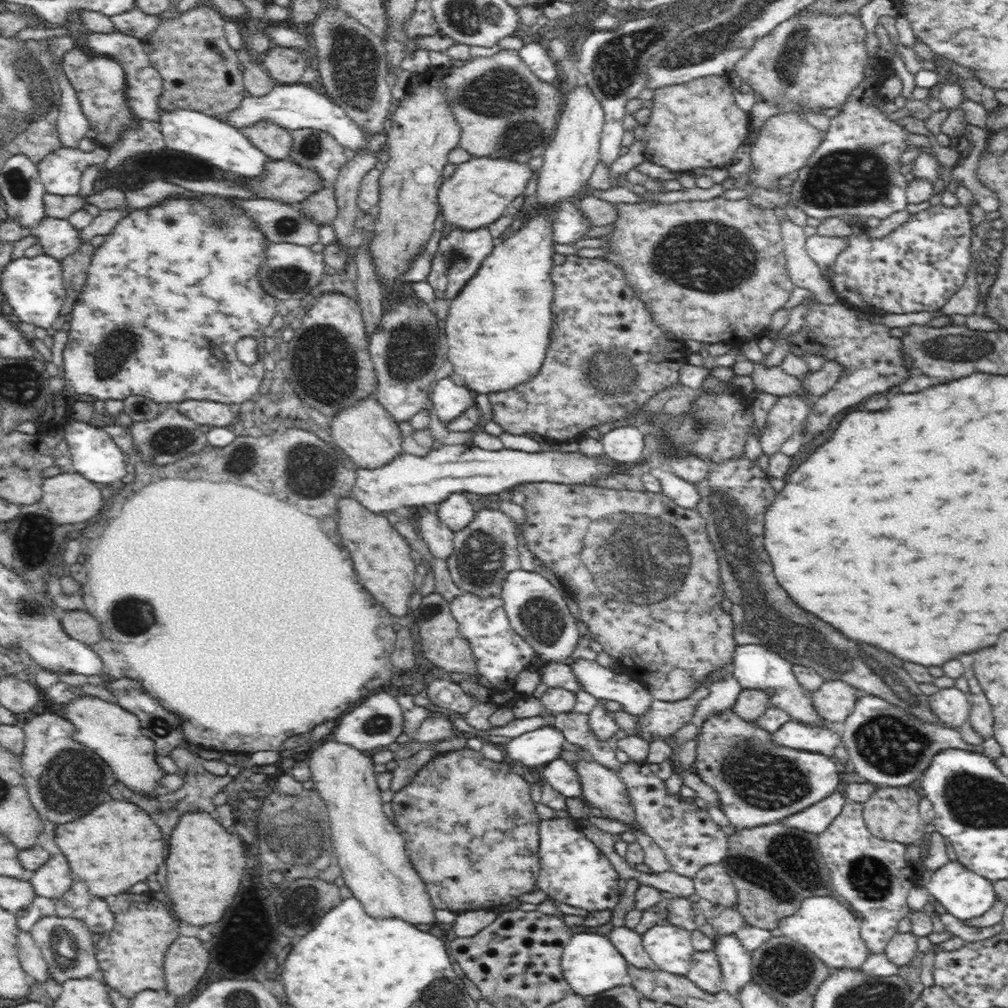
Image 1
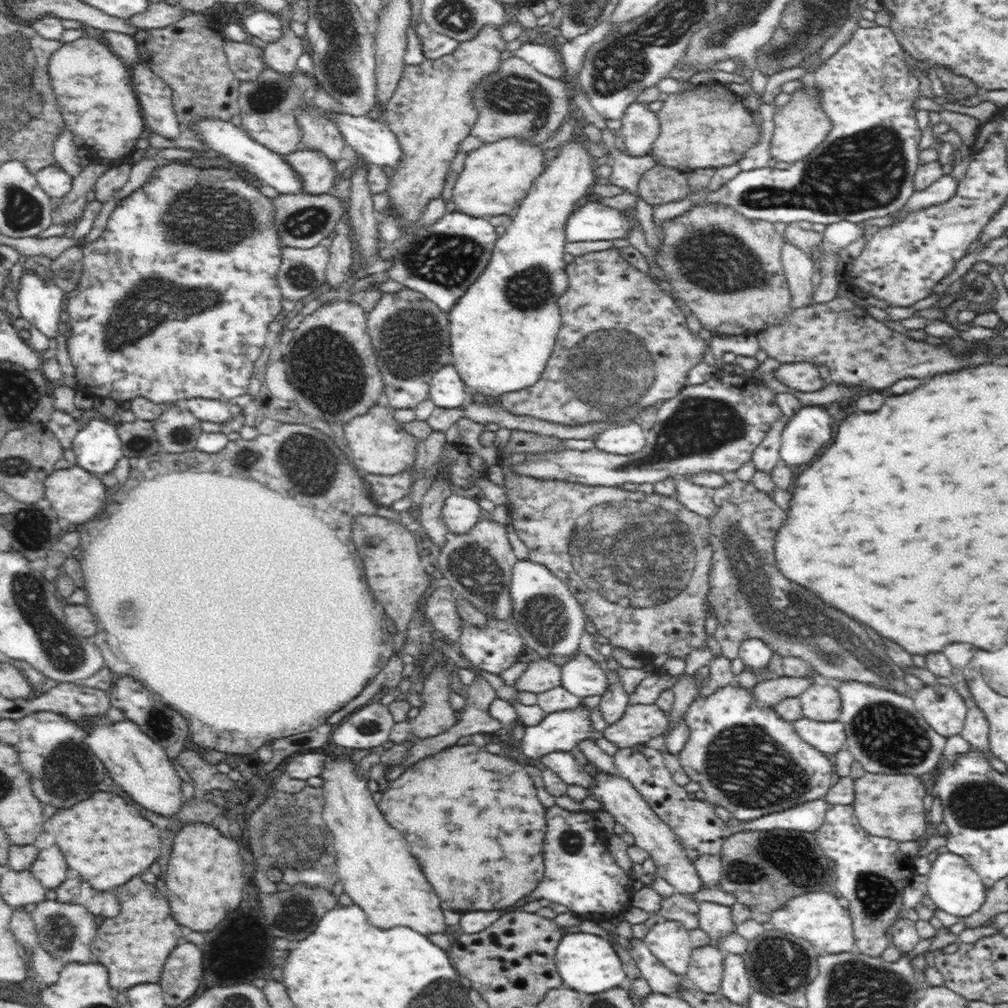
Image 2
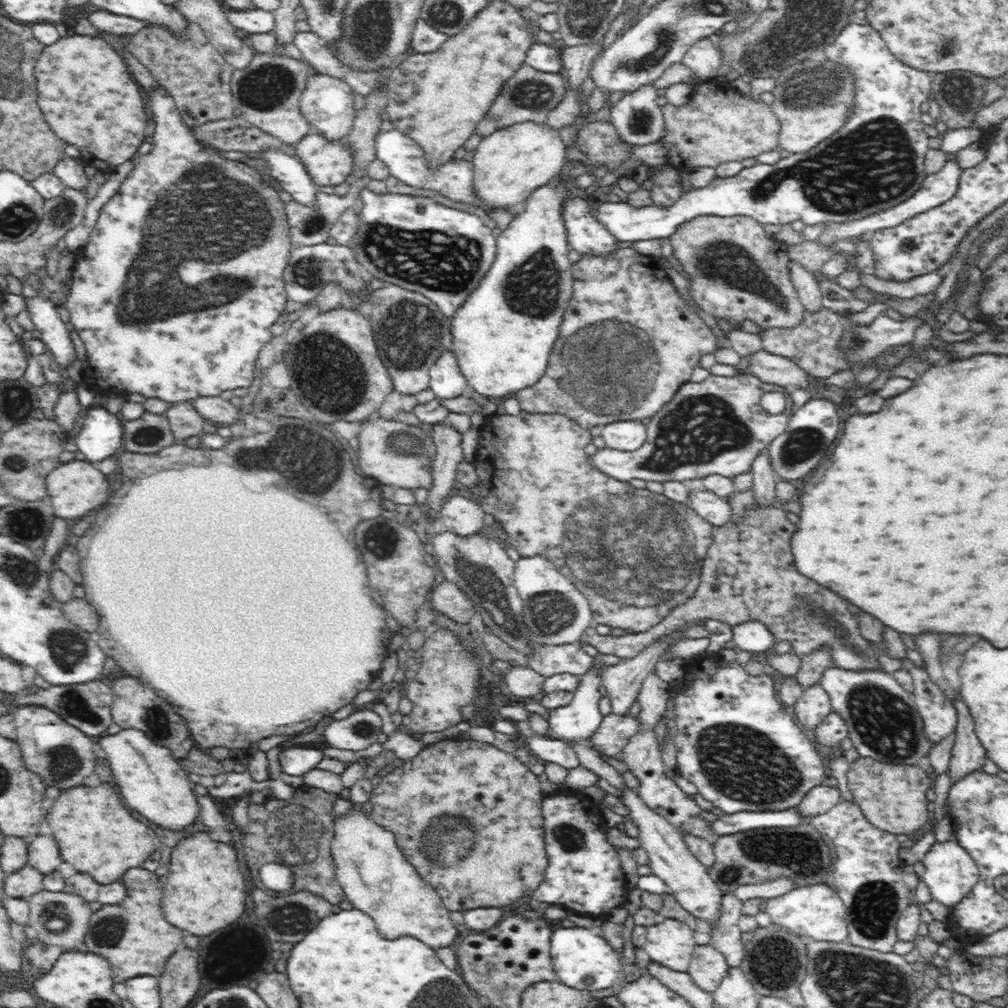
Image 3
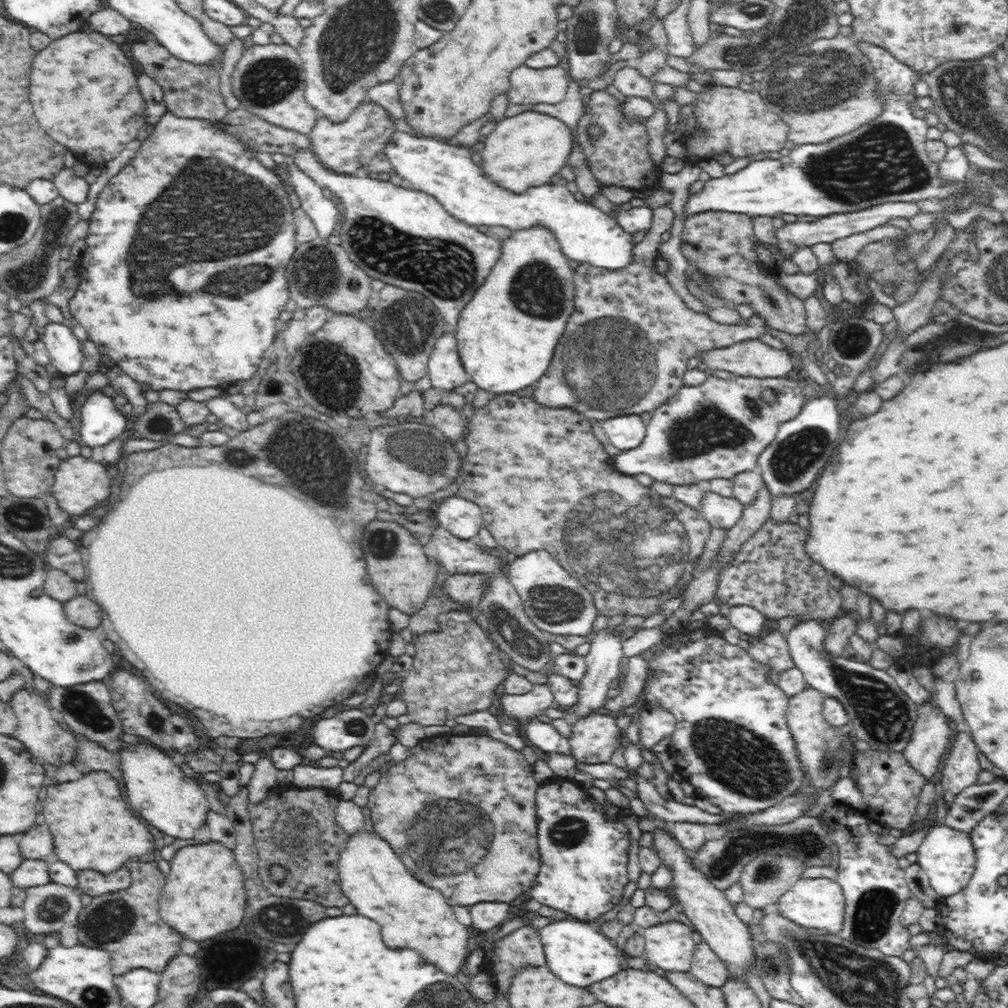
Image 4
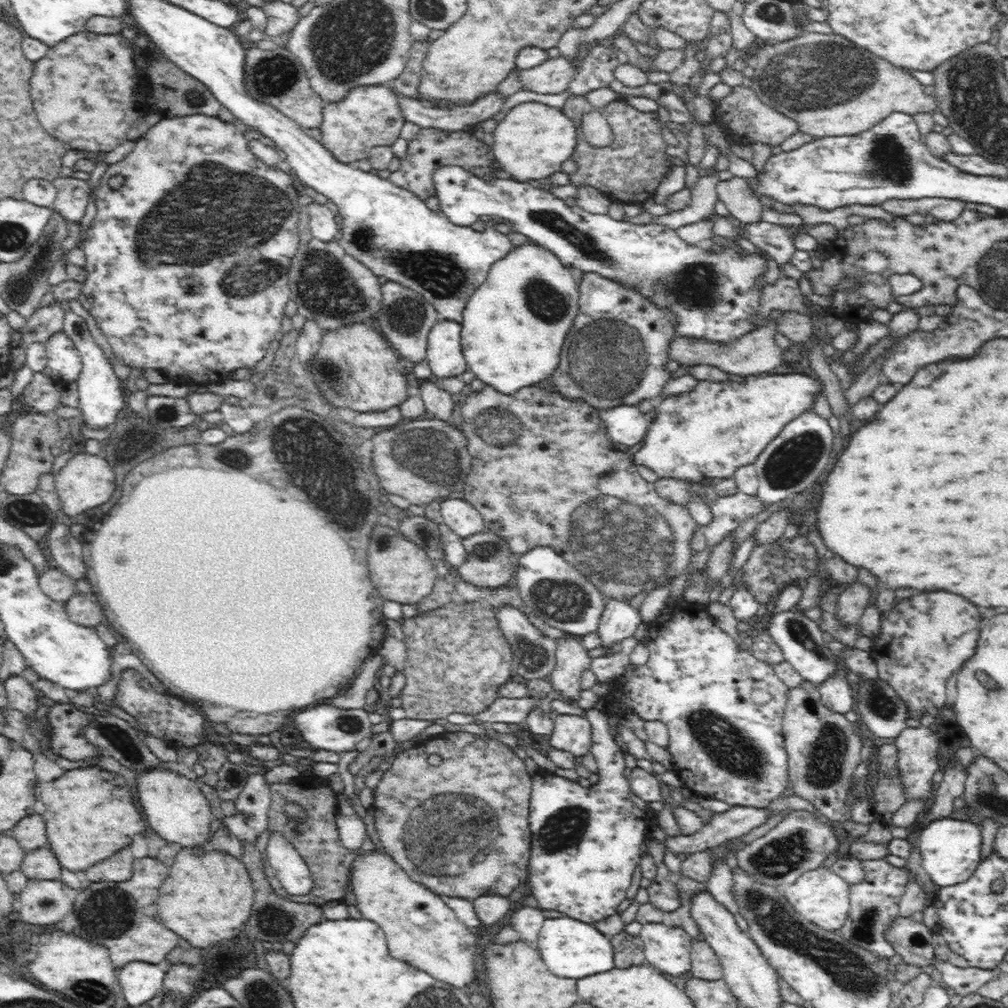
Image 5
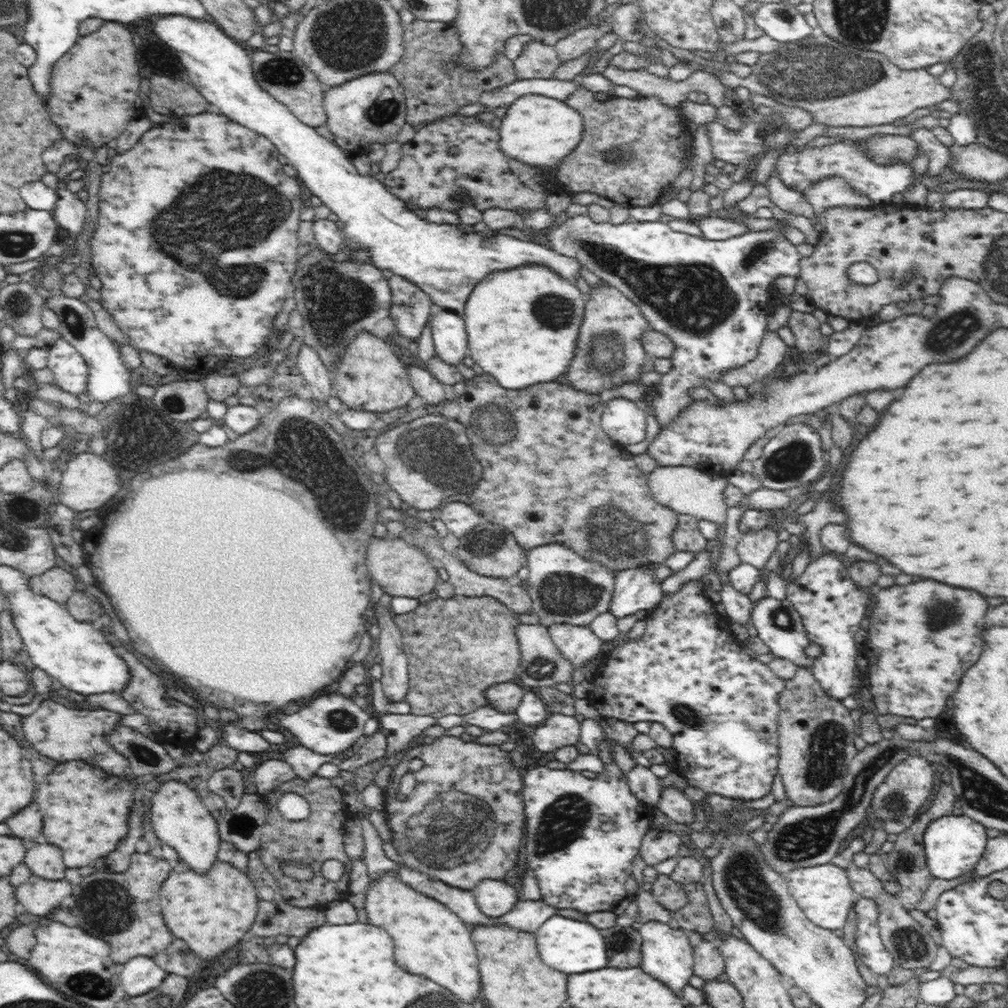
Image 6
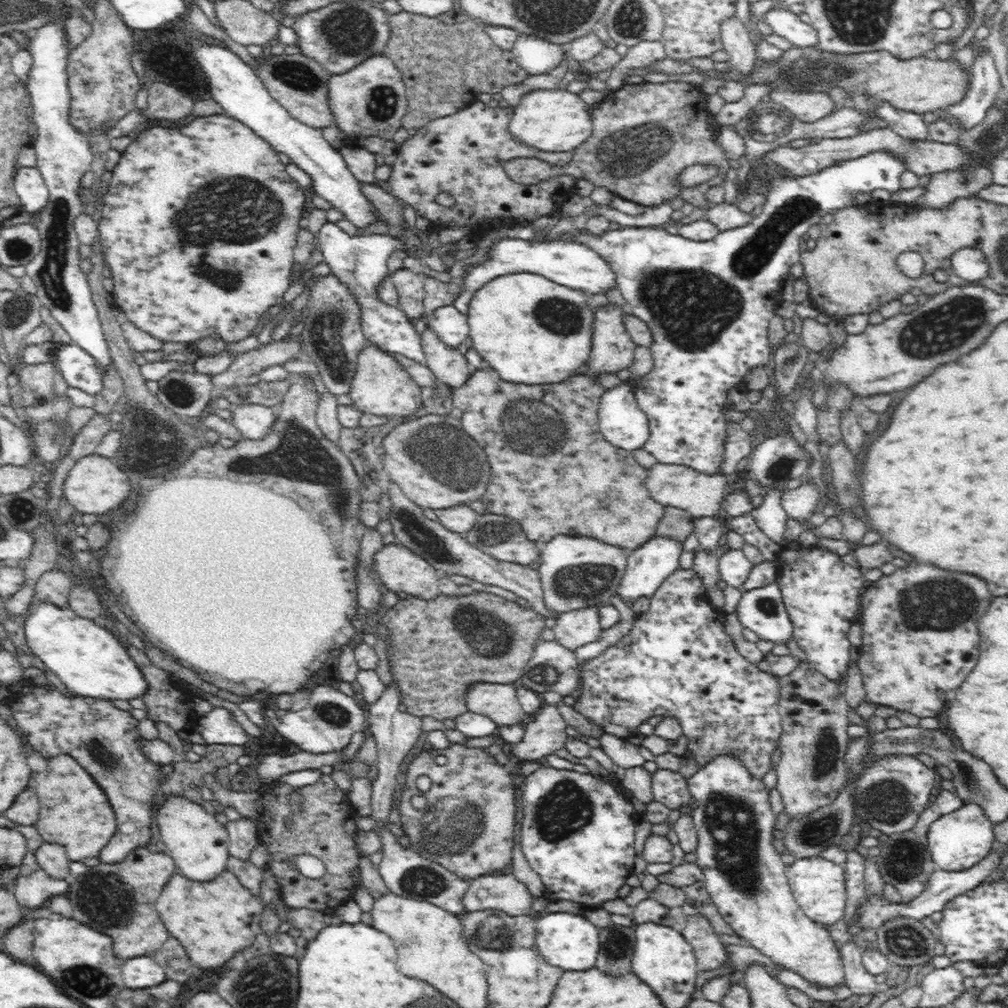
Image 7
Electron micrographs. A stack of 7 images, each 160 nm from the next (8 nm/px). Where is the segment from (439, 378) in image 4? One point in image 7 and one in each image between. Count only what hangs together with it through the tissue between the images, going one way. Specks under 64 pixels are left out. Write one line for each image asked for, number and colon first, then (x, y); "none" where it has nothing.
5: (444, 353)
6: (448, 328)
7: (451, 326)

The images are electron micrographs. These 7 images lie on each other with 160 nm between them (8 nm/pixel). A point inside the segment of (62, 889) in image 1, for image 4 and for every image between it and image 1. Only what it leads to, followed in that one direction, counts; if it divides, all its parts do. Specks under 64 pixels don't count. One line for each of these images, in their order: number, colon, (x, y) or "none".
2: (50, 867)
3: (42, 853)
4: (36, 843)

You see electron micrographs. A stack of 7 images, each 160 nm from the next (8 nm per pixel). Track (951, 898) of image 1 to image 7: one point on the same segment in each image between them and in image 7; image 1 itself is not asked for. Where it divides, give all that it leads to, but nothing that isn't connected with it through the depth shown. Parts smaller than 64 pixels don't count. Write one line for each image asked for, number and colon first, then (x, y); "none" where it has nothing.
2: (955, 888)
3: (950, 874)
4: (947, 856)
5: (950, 847)
6: (954, 844)
7: (958, 841)

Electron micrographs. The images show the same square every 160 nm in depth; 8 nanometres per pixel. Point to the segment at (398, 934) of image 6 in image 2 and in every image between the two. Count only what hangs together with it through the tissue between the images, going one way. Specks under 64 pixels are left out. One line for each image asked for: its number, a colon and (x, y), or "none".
2: (376, 869)
3: (374, 875)
4: (379, 885)
5: (421, 928)

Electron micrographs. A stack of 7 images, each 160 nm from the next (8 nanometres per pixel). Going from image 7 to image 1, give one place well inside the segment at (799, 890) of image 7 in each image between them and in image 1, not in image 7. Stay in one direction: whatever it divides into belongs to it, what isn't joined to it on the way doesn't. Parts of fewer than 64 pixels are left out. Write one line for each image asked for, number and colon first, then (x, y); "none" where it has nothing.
1: (826, 927)
2: (822, 919)
3: (816, 912)
4: (819, 903)
5: (820, 896)
6: (823, 892)

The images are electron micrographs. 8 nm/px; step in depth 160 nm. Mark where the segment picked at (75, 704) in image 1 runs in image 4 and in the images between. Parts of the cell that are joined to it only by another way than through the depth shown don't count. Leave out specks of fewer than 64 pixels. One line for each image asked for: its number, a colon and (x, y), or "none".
2: (139, 765)
3: (153, 783)
4: (156, 788)

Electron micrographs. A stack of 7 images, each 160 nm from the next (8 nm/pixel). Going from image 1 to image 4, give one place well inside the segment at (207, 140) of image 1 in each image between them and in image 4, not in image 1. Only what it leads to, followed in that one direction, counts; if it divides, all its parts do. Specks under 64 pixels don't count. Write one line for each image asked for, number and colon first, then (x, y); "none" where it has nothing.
2: (230, 141)
3: (290, 172)
4: (324, 214)

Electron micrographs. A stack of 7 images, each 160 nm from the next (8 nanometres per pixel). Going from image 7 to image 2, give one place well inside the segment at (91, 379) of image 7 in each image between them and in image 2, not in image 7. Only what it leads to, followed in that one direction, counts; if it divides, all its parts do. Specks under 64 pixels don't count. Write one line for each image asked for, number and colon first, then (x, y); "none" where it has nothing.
2: (41, 303)
3: (56, 337)
4: (63, 348)
5: (63, 358)
6: (68, 366)

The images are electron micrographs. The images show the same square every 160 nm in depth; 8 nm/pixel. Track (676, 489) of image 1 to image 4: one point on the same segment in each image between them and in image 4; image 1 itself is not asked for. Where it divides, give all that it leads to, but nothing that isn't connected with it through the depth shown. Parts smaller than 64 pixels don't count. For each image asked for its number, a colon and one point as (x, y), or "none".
2: (696, 498)
3: (715, 509)
4: (721, 512)

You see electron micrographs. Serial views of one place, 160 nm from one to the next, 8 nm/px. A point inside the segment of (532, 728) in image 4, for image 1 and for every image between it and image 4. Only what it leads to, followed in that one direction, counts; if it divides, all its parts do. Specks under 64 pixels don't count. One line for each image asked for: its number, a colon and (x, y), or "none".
1: (563, 776)
2: (564, 764)
3: (560, 752)

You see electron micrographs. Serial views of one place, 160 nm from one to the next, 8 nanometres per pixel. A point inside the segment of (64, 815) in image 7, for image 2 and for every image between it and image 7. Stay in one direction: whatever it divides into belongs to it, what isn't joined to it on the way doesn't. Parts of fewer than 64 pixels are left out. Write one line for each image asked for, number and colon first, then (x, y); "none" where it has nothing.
2: (101, 839)
3: (101, 838)
4: (93, 829)
5: (86, 823)
6: (85, 809)

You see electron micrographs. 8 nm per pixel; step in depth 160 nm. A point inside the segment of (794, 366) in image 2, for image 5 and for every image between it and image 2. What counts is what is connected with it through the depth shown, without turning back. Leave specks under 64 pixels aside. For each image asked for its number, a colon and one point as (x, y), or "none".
3: (770, 368)
4: (752, 358)
5: (756, 352)

